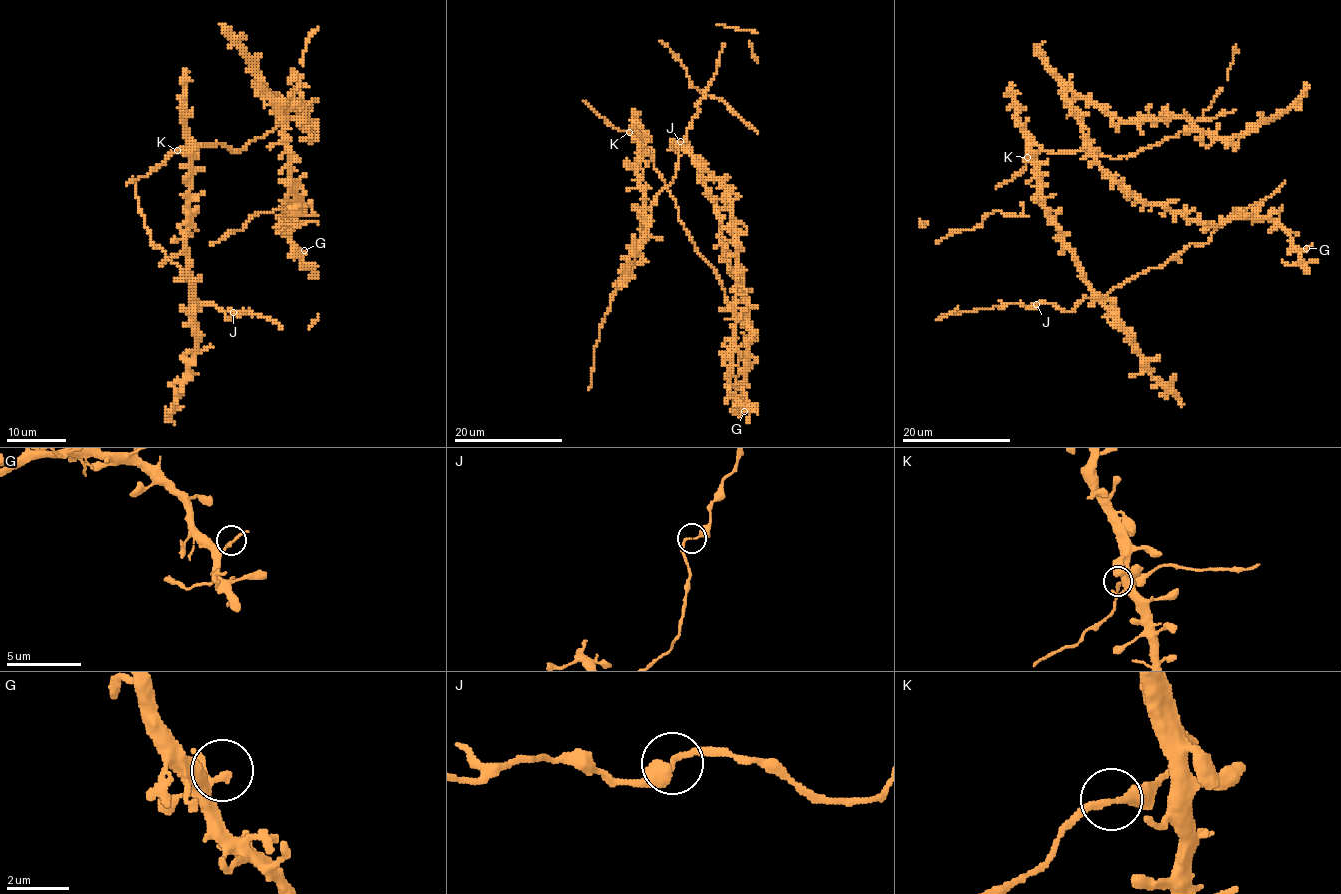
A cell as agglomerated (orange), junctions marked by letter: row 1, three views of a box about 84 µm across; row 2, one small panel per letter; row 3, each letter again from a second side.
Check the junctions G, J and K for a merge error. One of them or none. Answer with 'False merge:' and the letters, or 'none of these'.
False merge: none of these

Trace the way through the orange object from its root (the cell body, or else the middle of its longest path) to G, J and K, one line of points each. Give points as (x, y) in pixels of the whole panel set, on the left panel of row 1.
G: (232, 152), (304, 110), (278, 111), (259, 75), (289, 153), (287, 234), (304, 250)
J: (232, 152), (218, 143), (193, 144), (190, 137), (185, 255), (193, 303), (214, 304), (229, 319), (233, 312)
K: (232, 152), (218, 143), (188, 144), (177, 150)

